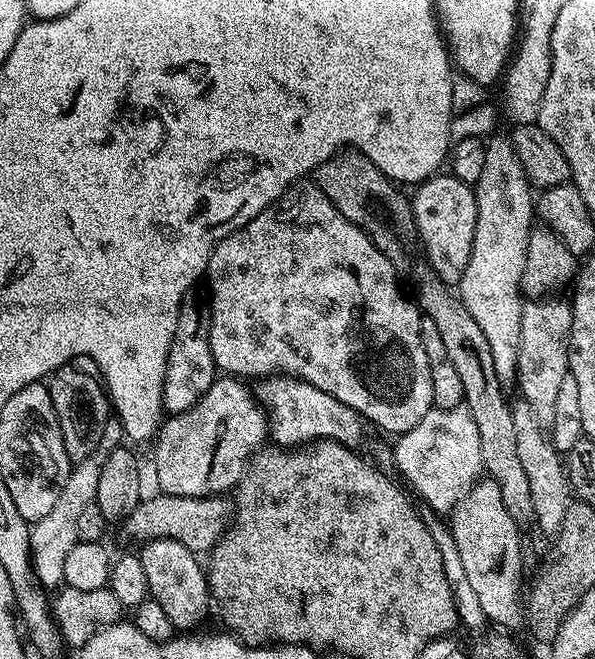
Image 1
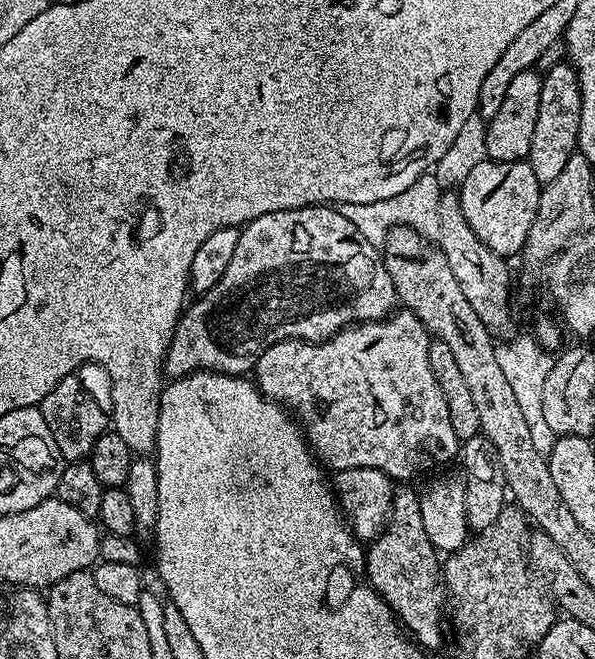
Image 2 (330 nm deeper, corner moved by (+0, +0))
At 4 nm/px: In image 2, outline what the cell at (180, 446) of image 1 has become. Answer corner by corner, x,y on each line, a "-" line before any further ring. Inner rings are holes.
396,310
382,320
371,320
365,324
354,324
351,328
344,328
338,334
334,334
330,340
319,342
314,340
279,340
265,352
261,352
259,358
256,359
254,383
268,399
283,404
285,408
294,410
294,412
296,408
295,415
306,425
306,439
321,465
327,466
329,469
332,467
332,470
370,466
382,469
387,476
392,477
393,481
408,482
411,476
420,476
423,472
438,467
439,464
455,461
462,447
458,434
454,434
454,425
450,423
450,410
446,410
446,398
442,398
442,390
438,390
438,382
434,382
434,374
430,370
429,339
429,332
425,330
422,322
413,312

